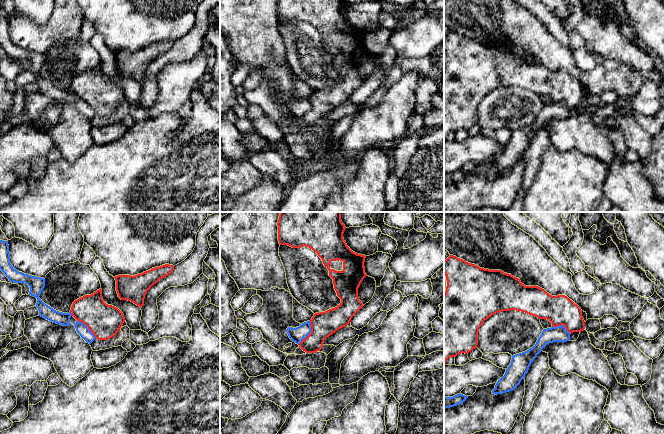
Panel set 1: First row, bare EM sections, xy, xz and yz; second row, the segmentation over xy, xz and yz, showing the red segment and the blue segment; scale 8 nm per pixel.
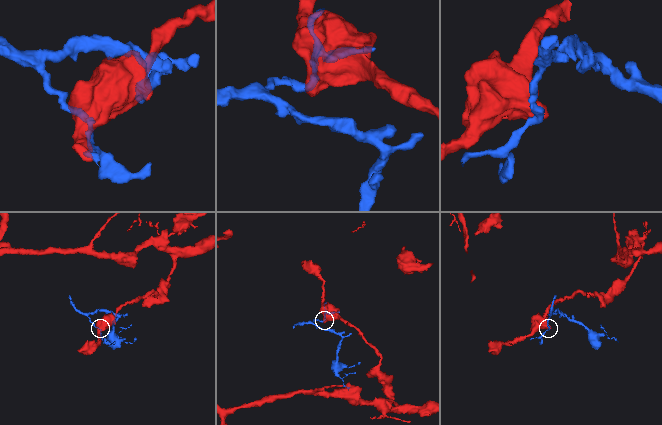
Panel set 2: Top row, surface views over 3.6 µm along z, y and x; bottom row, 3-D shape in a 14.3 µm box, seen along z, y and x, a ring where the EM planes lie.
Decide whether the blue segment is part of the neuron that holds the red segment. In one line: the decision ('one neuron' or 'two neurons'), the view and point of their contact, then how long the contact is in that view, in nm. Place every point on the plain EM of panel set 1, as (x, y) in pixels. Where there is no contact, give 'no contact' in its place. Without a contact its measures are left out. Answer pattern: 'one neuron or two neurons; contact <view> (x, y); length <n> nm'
two neurons; contact xz (310, 109); length 220 nm

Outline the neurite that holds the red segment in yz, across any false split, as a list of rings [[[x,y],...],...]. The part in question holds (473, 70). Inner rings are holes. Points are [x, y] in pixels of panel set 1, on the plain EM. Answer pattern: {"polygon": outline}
{"polygon": [[[450,31],[444,36],[447,63],[444,70],[444,142],[449,133],[468,130],[478,121],[479,104],[490,92],[516,86],[547,95],[552,103],[564,101],[569,109],[585,105],[581,84],[565,71],[552,72],[538,62],[525,62],[519,54],[501,46],[480,44]]]}

